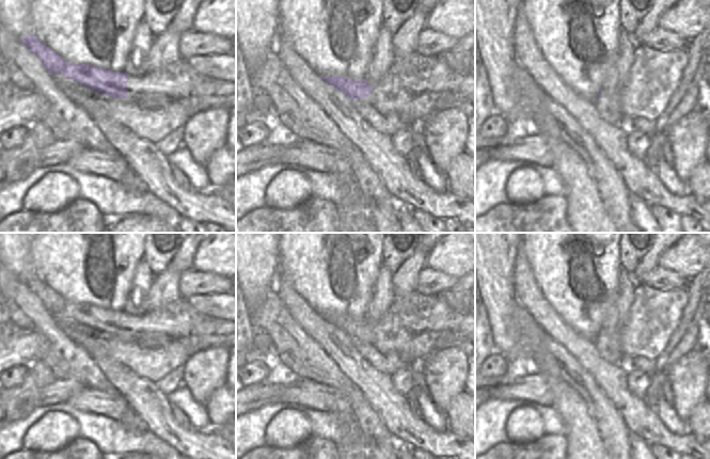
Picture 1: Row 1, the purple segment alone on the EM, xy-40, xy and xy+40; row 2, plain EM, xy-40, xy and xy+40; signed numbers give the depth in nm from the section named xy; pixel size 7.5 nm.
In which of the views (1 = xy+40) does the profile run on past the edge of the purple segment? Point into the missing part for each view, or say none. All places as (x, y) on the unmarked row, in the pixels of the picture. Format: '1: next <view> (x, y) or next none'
1: next none

